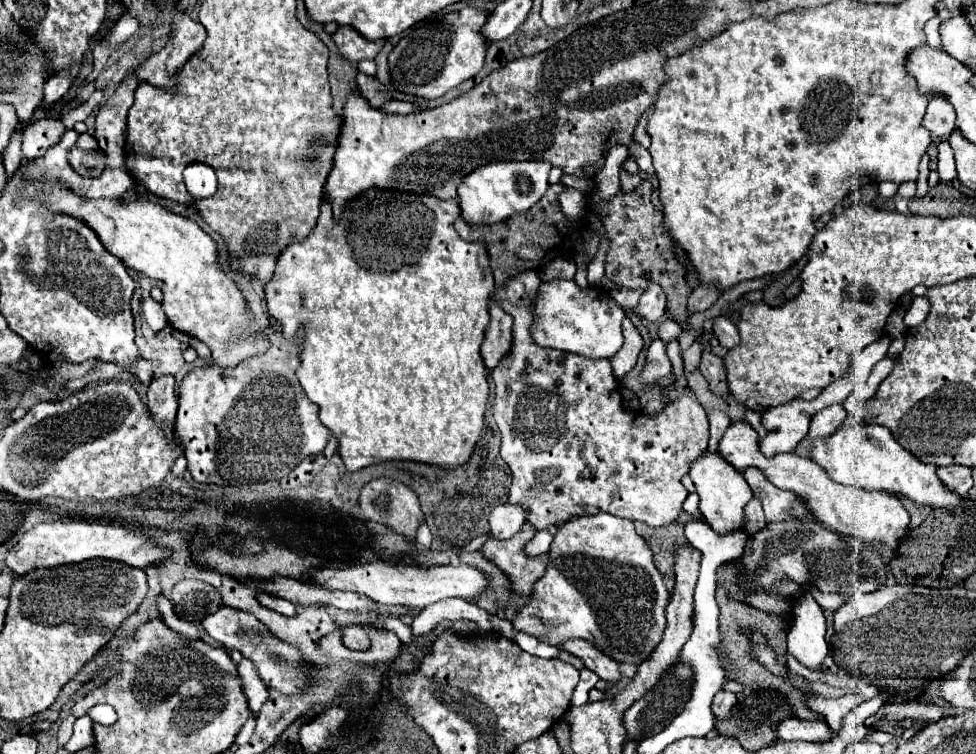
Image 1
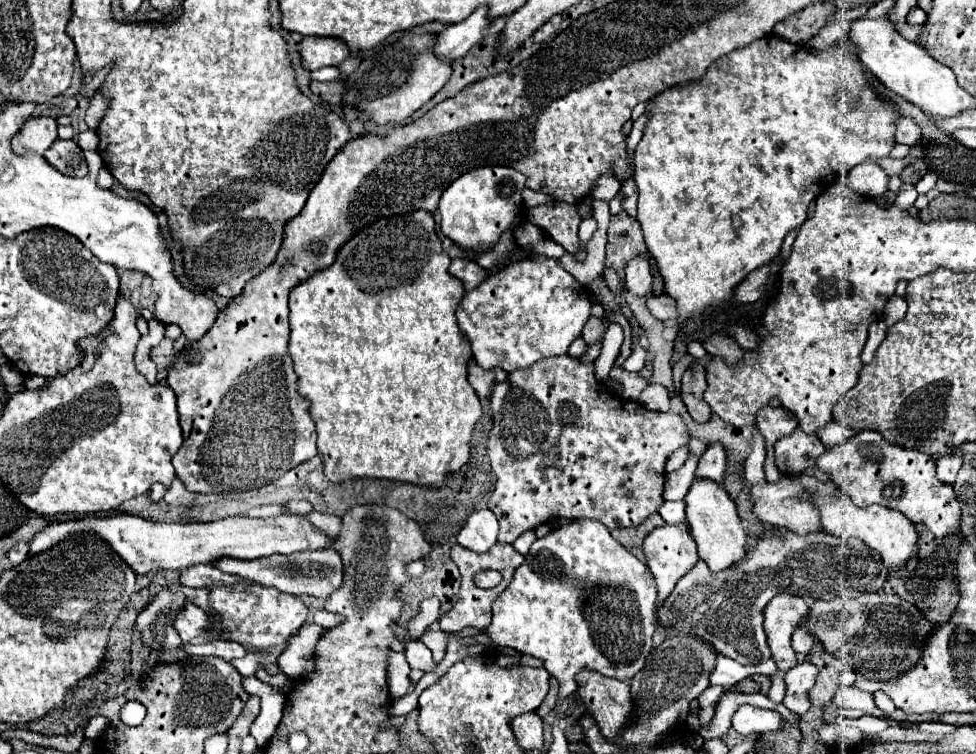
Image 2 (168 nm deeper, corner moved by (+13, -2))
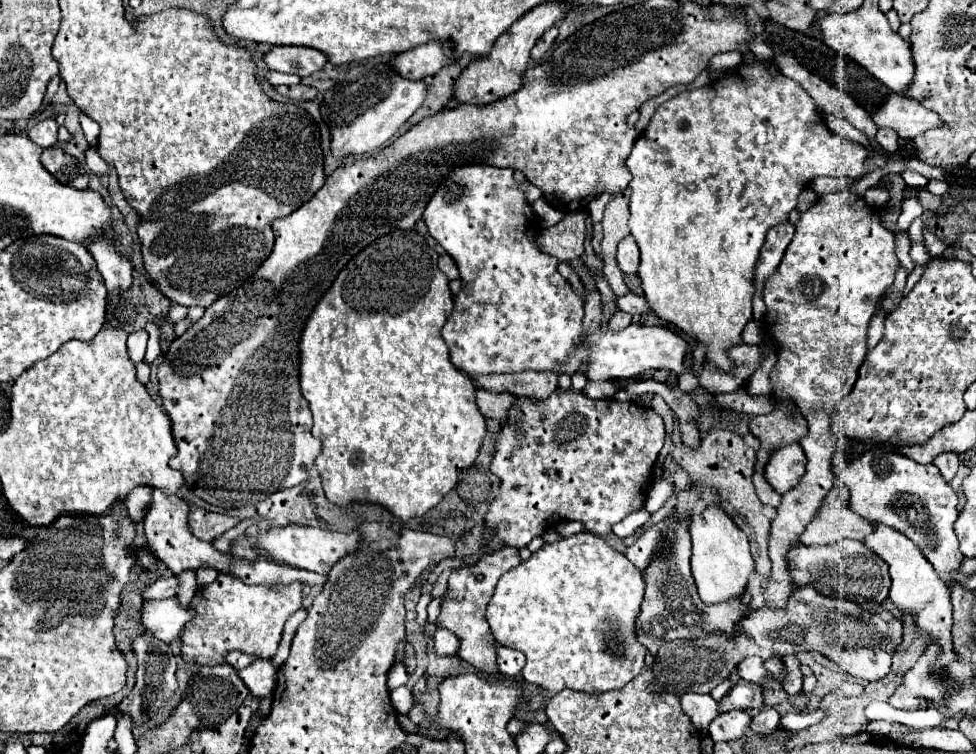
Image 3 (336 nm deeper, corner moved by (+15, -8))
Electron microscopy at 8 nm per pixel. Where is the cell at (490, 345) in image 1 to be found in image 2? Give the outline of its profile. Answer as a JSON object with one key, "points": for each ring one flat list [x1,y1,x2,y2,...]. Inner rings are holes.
{"points":[[469,363,469,385,475,389,479,397,489,399,493,385,503,381,507,373,503,369,481,369,477,363]]}

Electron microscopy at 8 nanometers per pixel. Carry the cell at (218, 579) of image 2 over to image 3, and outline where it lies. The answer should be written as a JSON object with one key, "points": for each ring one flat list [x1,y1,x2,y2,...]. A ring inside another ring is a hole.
{"points":[[167,575,147,587,145,599,167,599,167,597,173,597,177,591,179,591,179,577]]}

